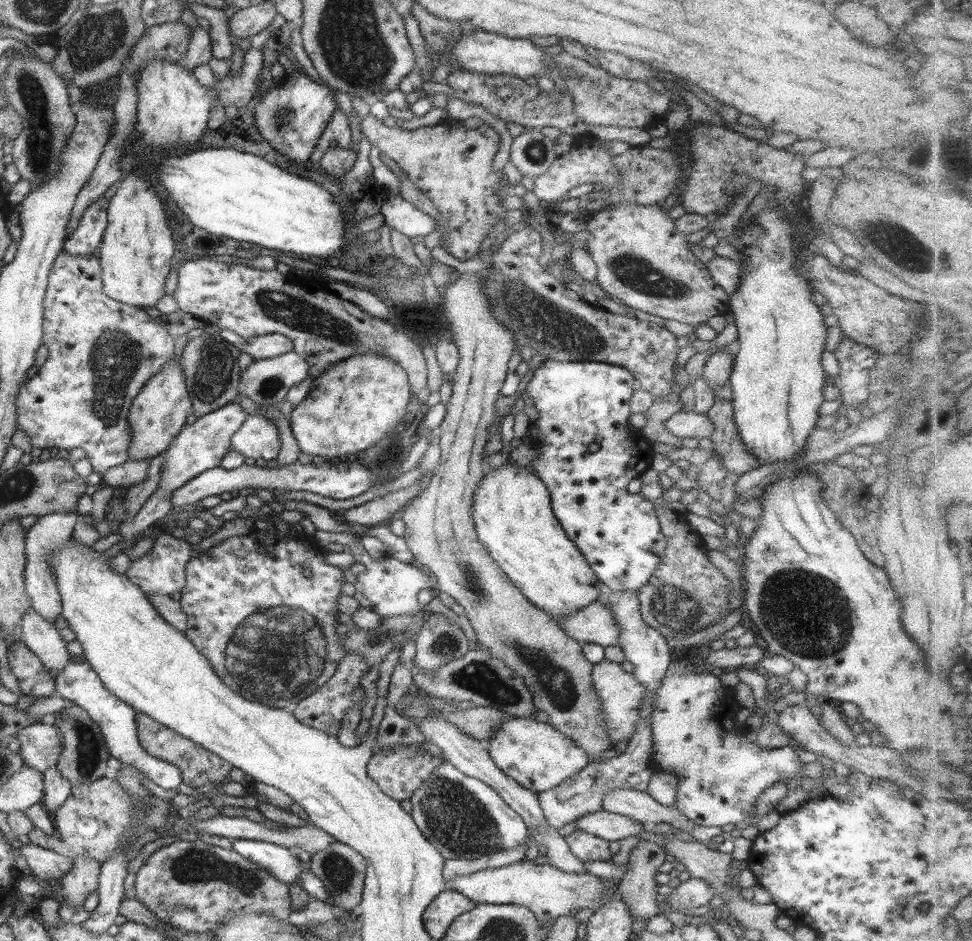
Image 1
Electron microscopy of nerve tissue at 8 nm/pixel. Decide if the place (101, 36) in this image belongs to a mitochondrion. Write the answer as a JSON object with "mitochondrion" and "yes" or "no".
{"mitochondrion":"yes"}

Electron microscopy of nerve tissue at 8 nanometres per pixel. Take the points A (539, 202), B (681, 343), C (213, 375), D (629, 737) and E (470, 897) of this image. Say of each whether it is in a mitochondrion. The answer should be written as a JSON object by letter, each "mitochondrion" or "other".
{"A":"other","B":"other","C":"mitochondrion","D":"other","E":"other"}

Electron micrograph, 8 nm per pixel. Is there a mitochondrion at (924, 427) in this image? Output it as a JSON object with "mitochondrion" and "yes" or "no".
{"mitochondrion":"no"}

